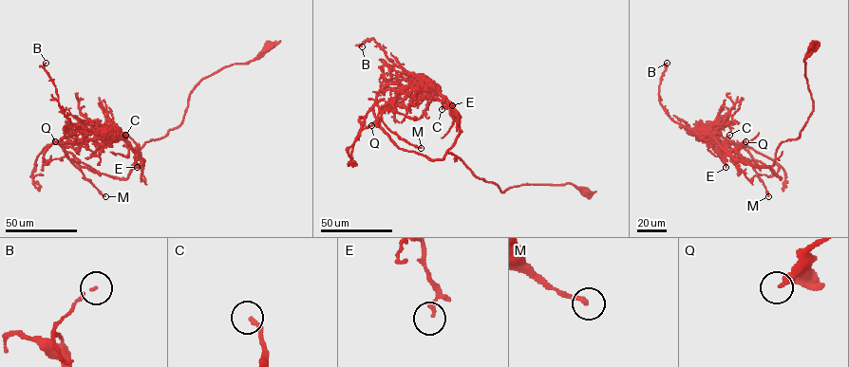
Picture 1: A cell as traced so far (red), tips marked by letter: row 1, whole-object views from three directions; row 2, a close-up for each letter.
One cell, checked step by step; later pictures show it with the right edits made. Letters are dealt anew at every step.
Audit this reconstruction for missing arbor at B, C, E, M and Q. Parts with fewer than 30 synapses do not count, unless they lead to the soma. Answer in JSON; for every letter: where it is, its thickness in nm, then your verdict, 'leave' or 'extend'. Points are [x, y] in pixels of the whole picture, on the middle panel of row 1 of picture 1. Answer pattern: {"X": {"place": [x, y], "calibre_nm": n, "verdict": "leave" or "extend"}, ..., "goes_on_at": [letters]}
{"B": {"place": [362, 46], "calibre_nm": 80, "verdict": "leave"}, "C": {"place": [442, 109], "calibre_nm": 150, "verdict": "leave"}, "E": {"place": [452, 105], "calibre_nm": 140, "verdict": "leave"}, "M": {"place": [421, 148], "calibre_nm": 200, "verdict": "leave"}, "Q": {"place": [371, 125], "calibre_nm": 280, "verdict": "leave"}, "goes_on_at": []}

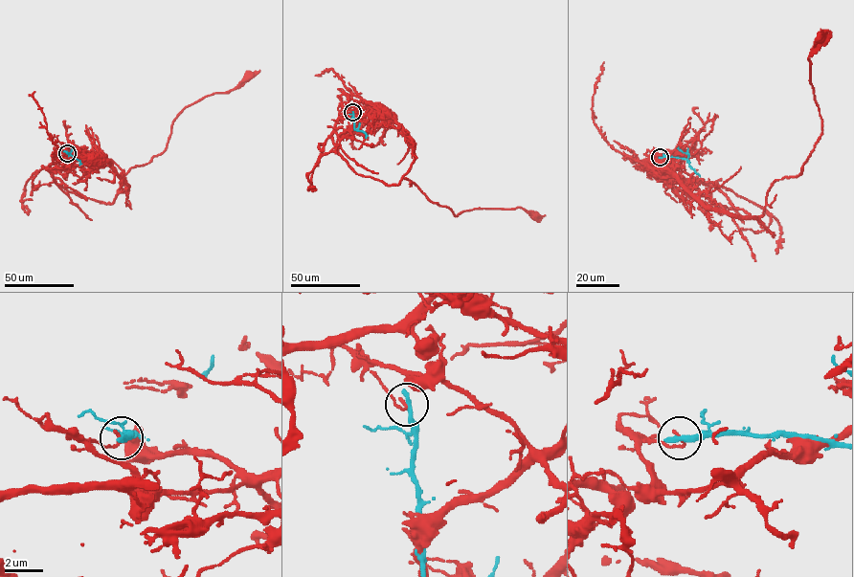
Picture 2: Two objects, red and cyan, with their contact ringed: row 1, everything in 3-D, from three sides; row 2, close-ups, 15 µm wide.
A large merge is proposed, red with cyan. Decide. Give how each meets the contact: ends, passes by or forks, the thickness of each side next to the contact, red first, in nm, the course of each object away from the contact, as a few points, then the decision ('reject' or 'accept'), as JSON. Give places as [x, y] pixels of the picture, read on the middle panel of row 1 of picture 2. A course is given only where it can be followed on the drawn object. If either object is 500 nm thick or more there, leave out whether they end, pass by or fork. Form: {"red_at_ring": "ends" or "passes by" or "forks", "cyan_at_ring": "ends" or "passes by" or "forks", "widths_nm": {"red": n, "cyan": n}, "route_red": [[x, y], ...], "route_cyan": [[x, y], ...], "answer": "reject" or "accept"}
{"red_at_ring": "ends", "cyan_at_ring": "ends", "widths_nm": {"red": 160, "cyan": 340}, "route_red": [[352, 112], [376, 106], [390, 115], [413, 141], [403, 178], [456, 216], [516, 208], [533, 215]], "route_cyan": [[352, 112], [354, 128], [364, 132], [366, 137]], "answer": "reject"}

